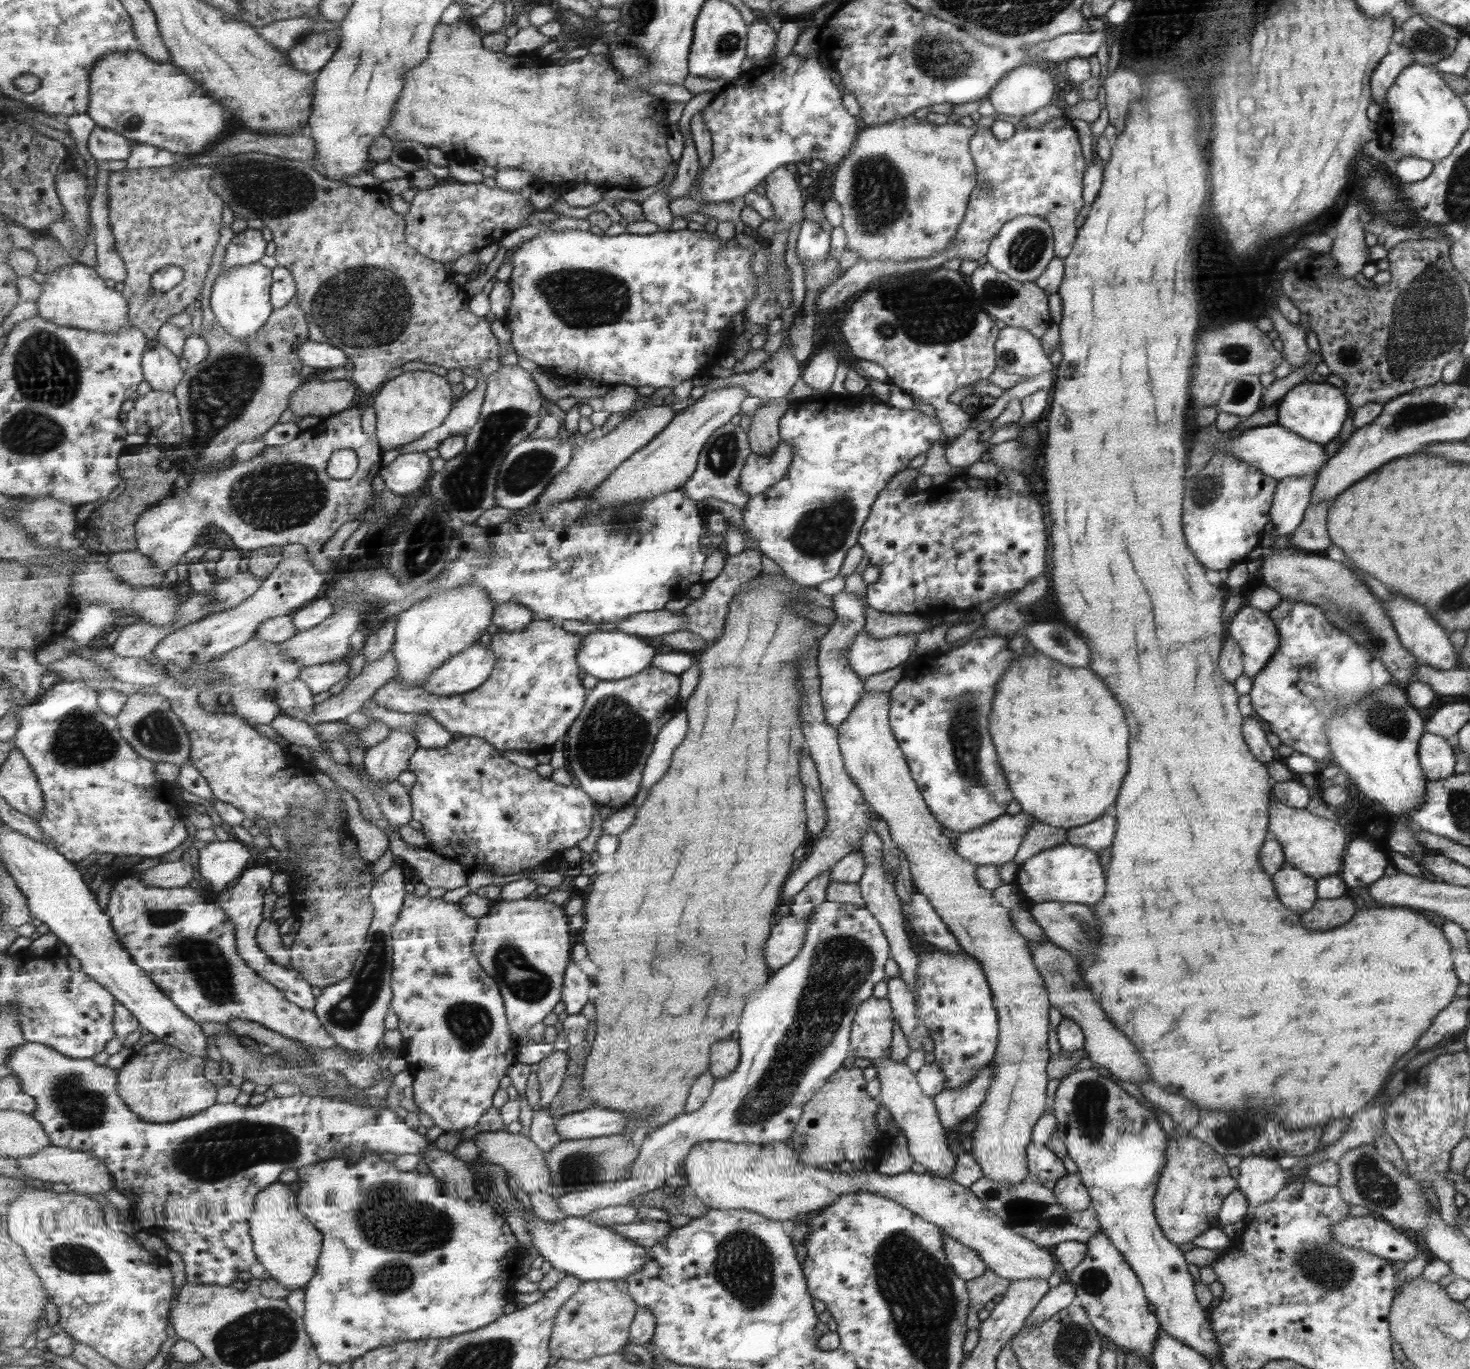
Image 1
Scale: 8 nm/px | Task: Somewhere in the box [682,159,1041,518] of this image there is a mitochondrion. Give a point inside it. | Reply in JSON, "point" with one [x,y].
{"point":[929,313]}

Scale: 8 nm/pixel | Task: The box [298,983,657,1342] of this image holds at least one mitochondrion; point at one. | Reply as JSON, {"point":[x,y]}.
{"point":[386,1221]}

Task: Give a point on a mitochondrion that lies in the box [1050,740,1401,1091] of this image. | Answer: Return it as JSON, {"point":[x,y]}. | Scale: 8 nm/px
{"point":[1084,929]}

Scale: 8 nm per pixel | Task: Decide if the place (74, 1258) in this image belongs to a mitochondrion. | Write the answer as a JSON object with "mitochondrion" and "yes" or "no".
{"mitochondrion":"yes"}

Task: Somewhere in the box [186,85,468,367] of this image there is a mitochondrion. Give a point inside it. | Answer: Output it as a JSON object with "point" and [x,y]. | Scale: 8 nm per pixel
{"point":[357,307]}

